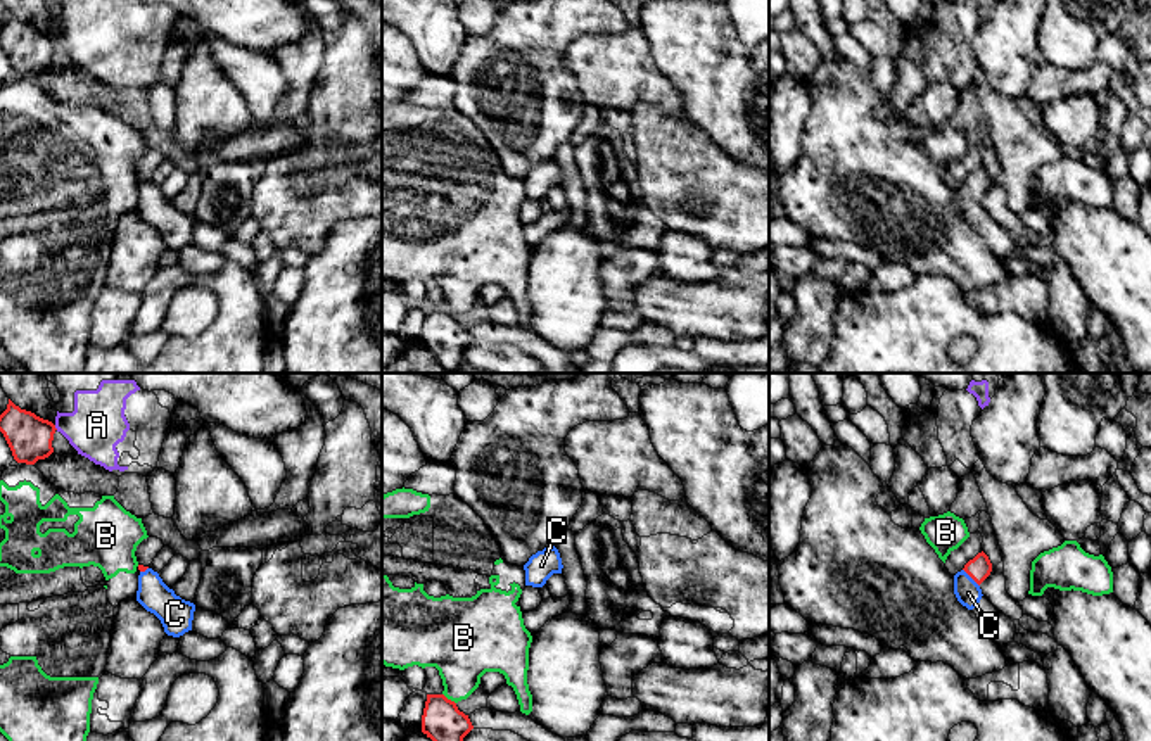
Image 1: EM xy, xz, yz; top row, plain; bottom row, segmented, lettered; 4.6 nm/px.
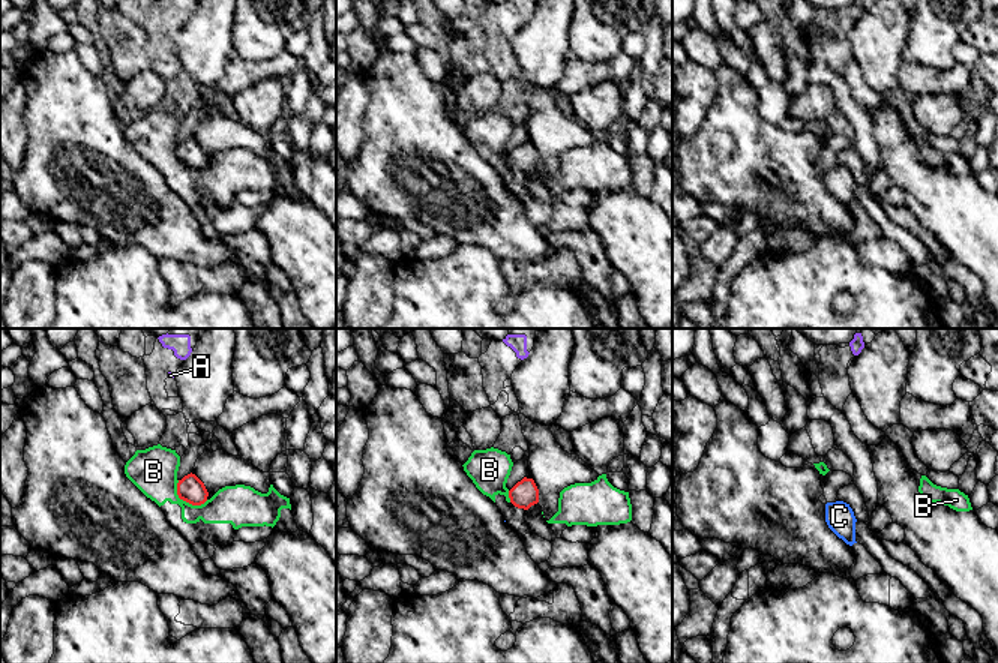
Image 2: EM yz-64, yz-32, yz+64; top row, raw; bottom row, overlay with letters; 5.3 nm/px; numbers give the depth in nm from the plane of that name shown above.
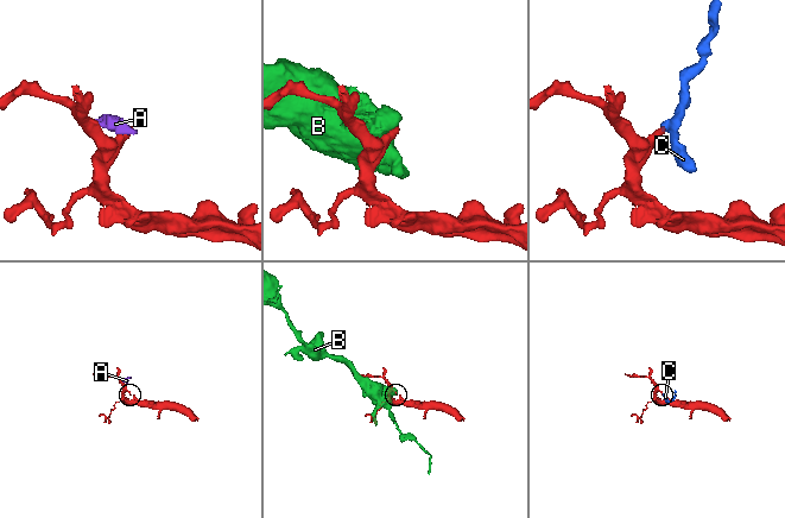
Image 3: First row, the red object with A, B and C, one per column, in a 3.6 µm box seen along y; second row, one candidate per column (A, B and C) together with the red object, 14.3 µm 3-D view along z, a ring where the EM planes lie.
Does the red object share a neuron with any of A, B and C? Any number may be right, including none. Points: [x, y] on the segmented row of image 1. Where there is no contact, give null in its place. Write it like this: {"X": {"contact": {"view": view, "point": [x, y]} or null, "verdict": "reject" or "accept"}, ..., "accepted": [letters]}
{"A": {"contact": {"view": "xy", "point": [54, 427]}, "verdict": "reject"}, "B": {"contact": {"view": "xz", "point": [450, 700]}, "verdict": "reject"}, "C": {"contact": {"view": "yz", "point": [970, 576]}, "verdict": "accept"}, "accepted": ["C"]}

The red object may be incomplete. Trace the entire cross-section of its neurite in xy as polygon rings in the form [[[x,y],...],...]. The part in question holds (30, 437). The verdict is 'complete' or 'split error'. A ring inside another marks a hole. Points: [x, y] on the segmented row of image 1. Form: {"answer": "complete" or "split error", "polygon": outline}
{"answer": "complete", "polygon": [[[10,399],[0,415],[0,432],[17,463],[35,465],[38,459],[48,458],[54,453],[55,430],[52,421],[21,409]]]}

